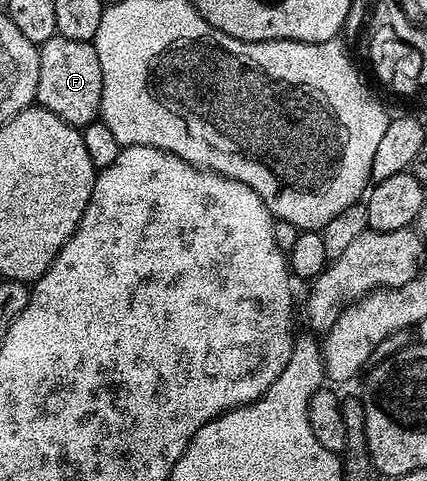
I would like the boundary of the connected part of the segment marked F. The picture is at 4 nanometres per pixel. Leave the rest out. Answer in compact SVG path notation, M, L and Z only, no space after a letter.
M55 36L39 46L38 91L35 104L49 109L66 123L83 127L97 120L102 103L102 63L98 63L98 51L90 41L75 41Z

